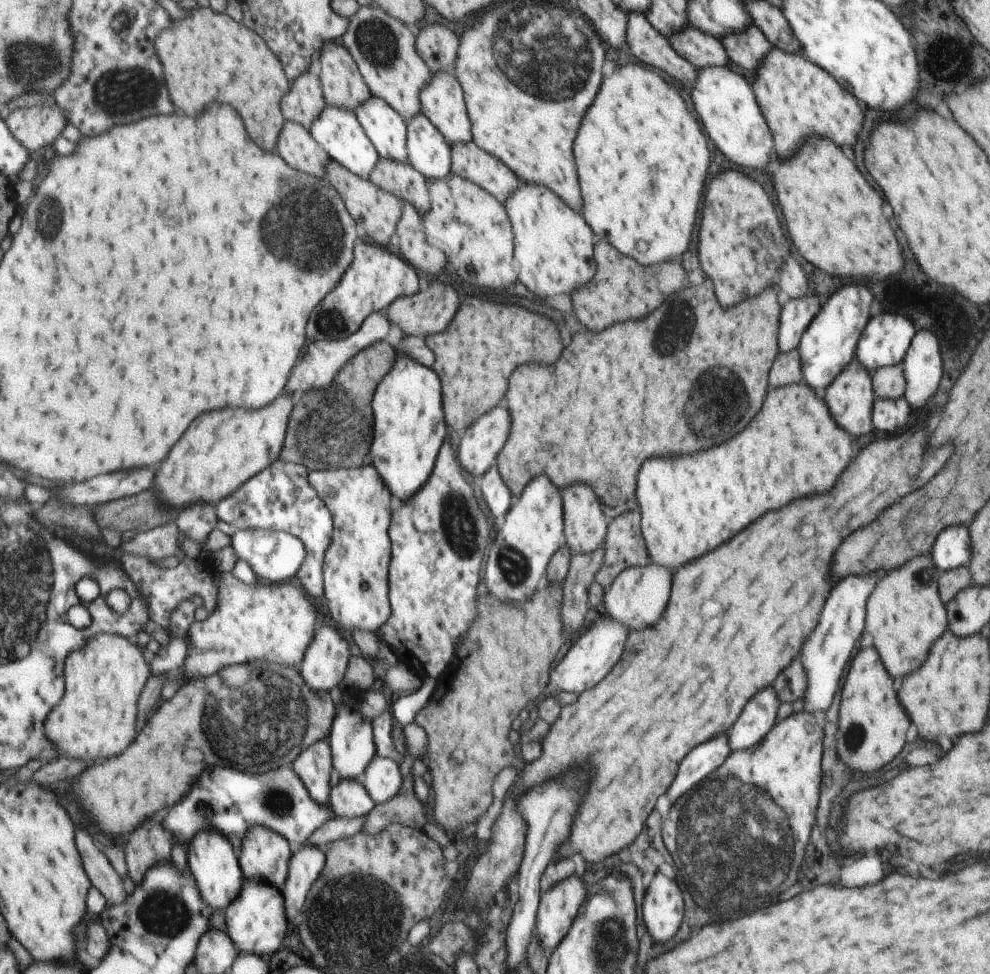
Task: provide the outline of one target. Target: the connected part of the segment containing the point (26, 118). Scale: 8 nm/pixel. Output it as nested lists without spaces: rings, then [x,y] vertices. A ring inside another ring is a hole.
[[[59,104],[17,108],[6,118],[13,136],[31,153],[53,145],[61,136],[67,120],[67,112]]]

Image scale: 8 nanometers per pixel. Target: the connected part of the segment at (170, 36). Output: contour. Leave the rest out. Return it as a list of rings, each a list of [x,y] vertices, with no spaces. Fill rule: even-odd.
[[[199,7],[189,11],[189,14],[182,18],[181,20],[172,20],[171,28],[163,30],[159,34],[158,39],[156,40],[156,48],[158,49],[159,58],[163,58],[163,66],[165,66],[165,58],[167,58],[167,86],[169,86],[169,92],[171,92],[171,100],[177,108],[181,108],[187,116],[199,116],[199,112],[203,112],[207,108],[207,104],[211,102],[225,102],[225,104],[231,104],[245,120],[247,124],[247,132],[249,136],[267,152],[273,152],[273,148],[277,146],[277,140],[279,140],[280,135],[282,134],[283,127],[286,126],[286,118],[283,116],[282,110],[282,100],[285,98],[286,94],[290,91],[292,83],[287,74],[284,64],[279,60],[278,56],[275,56],[275,52],[269,48],[267,41],[261,34],[255,32],[255,30],[245,26],[242,22],[235,22],[231,16],[228,16],[226,13],[218,13],[208,7]]]

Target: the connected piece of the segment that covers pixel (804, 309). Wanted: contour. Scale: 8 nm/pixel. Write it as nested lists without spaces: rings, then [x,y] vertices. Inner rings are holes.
[[[808,293],[801,298],[787,299],[787,304],[783,306],[782,319],[779,320],[779,352],[797,348],[806,328],[819,310],[821,303],[815,294]]]

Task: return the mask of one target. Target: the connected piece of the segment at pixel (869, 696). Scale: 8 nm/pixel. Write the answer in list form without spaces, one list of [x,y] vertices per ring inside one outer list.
[[[873,646],[860,649],[851,659],[847,676],[843,676],[843,690],[840,695],[838,710],[839,738],[835,739],[835,752],[841,760],[841,766],[849,766],[851,770],[859,770],[863,774],[883,768],[895,758],[905,740],[905,730],[909,728],[909,720],[903,714],[903,706],[891,688],[890,674],[881,666],[879,654]]]

